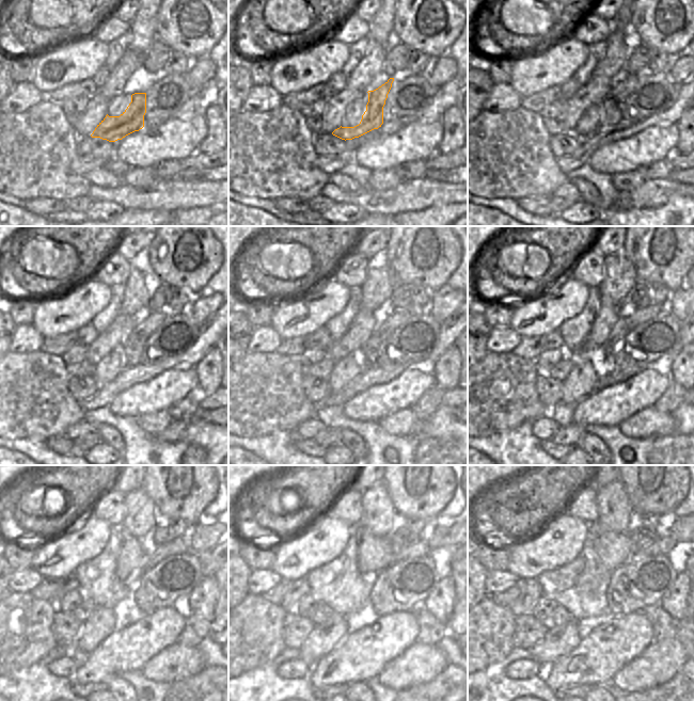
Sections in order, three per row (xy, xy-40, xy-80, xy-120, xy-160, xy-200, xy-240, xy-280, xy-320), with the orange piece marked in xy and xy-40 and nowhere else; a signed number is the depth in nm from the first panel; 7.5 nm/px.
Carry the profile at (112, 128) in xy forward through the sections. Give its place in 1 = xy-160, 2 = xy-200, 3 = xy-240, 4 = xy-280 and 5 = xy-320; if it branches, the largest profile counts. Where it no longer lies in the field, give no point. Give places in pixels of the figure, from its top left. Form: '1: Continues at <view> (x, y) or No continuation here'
1: Continues at xy-160 (389, 321)
2: Continues at xy-200 (629, 320)
3: Continues at xy-240 (177, 546)
4: Continues at xy-280 (421, 547)
5: Continues at xy-320 (662, 546).

